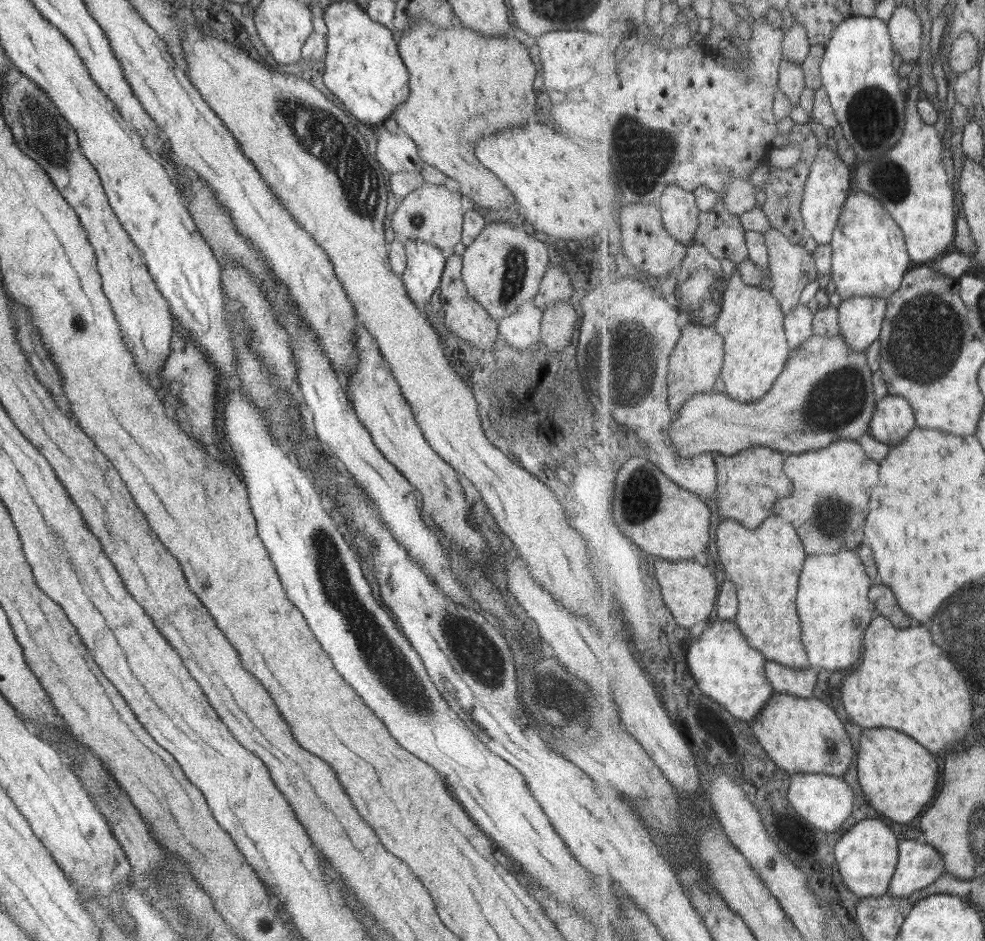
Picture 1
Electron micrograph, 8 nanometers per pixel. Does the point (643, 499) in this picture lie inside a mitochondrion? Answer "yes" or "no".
yes

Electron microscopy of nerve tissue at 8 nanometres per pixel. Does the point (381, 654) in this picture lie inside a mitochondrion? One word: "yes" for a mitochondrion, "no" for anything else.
yes

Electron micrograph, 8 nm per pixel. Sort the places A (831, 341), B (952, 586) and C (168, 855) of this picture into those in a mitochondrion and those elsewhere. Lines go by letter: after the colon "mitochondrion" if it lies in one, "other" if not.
A: other
B: mitochondrion
C: other

